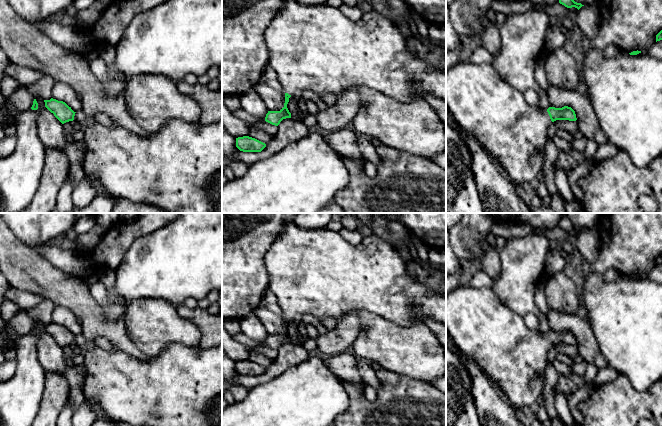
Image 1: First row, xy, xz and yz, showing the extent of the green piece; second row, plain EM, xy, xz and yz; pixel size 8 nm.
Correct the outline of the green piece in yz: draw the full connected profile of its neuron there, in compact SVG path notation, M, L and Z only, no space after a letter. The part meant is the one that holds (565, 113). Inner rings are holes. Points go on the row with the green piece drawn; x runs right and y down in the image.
M471 62L466 63L458 63L452 67L450 67L446 71L446 114L448 117L452 118L463 130L471 134L479 144L486 150L486 152L490 155L490 157L498 162L502 168L507 172L509 177L511 178L512 183L523 183L528 182L531 183L536 179L537 175L543 170L544 163L544 154L547 145L548 139L548 128L550 124L556 120L569 120L576 121L575 111L568 106L564 106L562 108L549 107L547 110L540 108L539 106L533 107L529 105L525 98L524 94L512 87L509 83L507 83L495 70L492 64L482 63L482 64L474 64Z

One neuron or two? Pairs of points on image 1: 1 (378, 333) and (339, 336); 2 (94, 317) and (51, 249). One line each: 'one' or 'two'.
1: two
2: two

